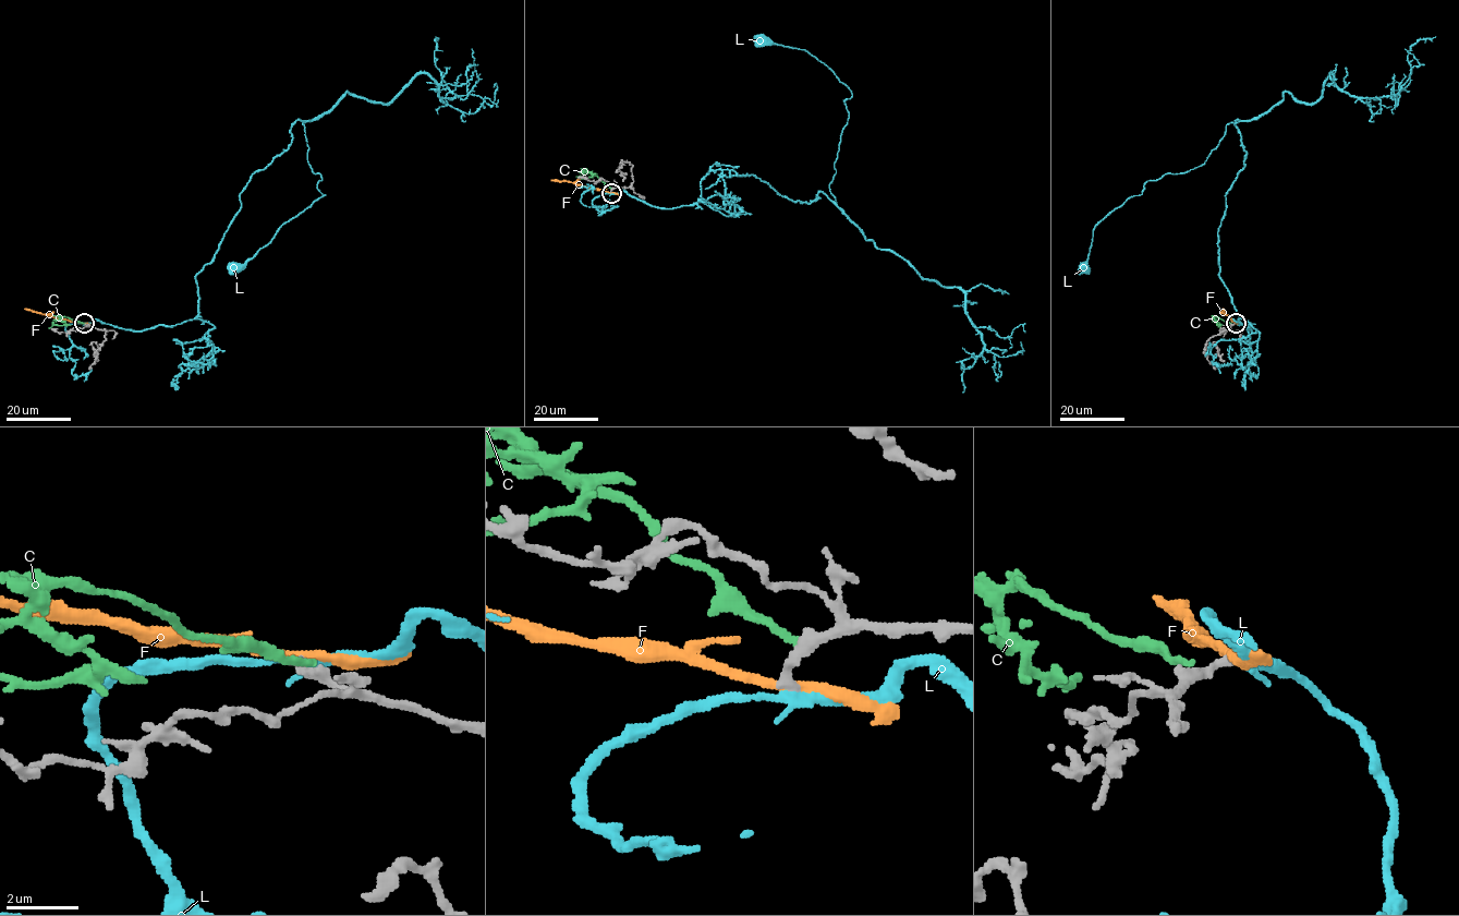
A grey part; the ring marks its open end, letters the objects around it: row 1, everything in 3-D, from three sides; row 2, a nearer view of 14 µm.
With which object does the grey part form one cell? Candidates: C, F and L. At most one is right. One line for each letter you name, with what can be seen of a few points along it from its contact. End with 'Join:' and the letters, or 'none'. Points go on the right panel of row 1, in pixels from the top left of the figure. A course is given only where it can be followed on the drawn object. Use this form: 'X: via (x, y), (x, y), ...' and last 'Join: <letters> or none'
L: via (1236, 323), (1251, 330), (1218, 229), (1245, 120), (1095, 226), (1085, 268)
Join: L

